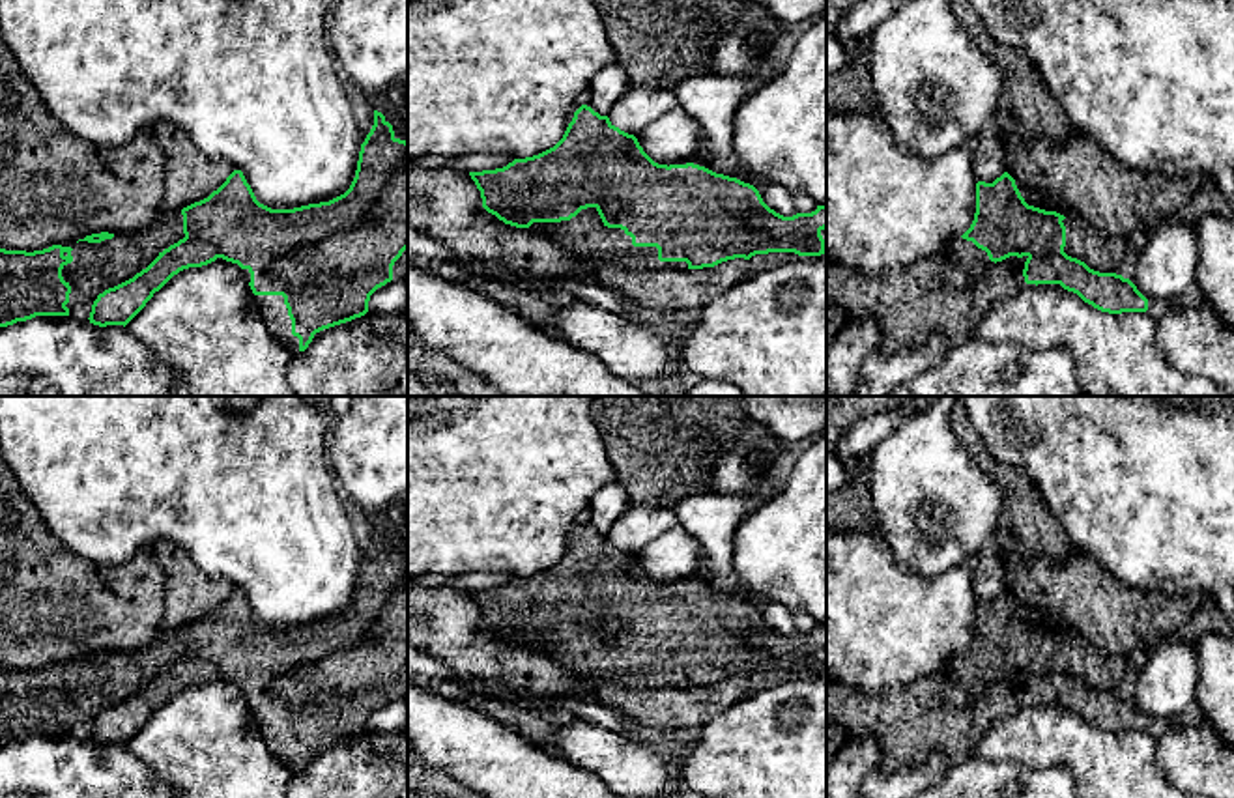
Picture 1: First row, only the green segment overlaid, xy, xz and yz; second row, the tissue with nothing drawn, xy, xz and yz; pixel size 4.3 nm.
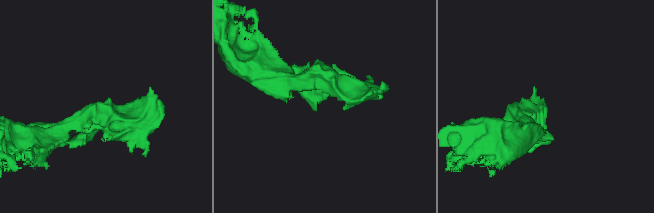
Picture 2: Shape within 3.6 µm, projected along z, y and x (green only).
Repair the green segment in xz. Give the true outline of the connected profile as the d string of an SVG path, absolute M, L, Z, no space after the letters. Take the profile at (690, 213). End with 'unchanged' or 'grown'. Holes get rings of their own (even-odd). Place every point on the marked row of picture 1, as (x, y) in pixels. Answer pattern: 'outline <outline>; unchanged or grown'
outline M581 105L563 138L550 150L514 159L503 168L469 172L481 191L482 207L505 224L533 228L553 239L585 269L617 264L634 271L688 271L714 267L722 262L768 252L795 252L798 256L826 254L826 206L811 213L783 217L770 209L759 191L737 178L716 174L705 166L658 164L639 146L634 135L615 127L608 116Z; grown

